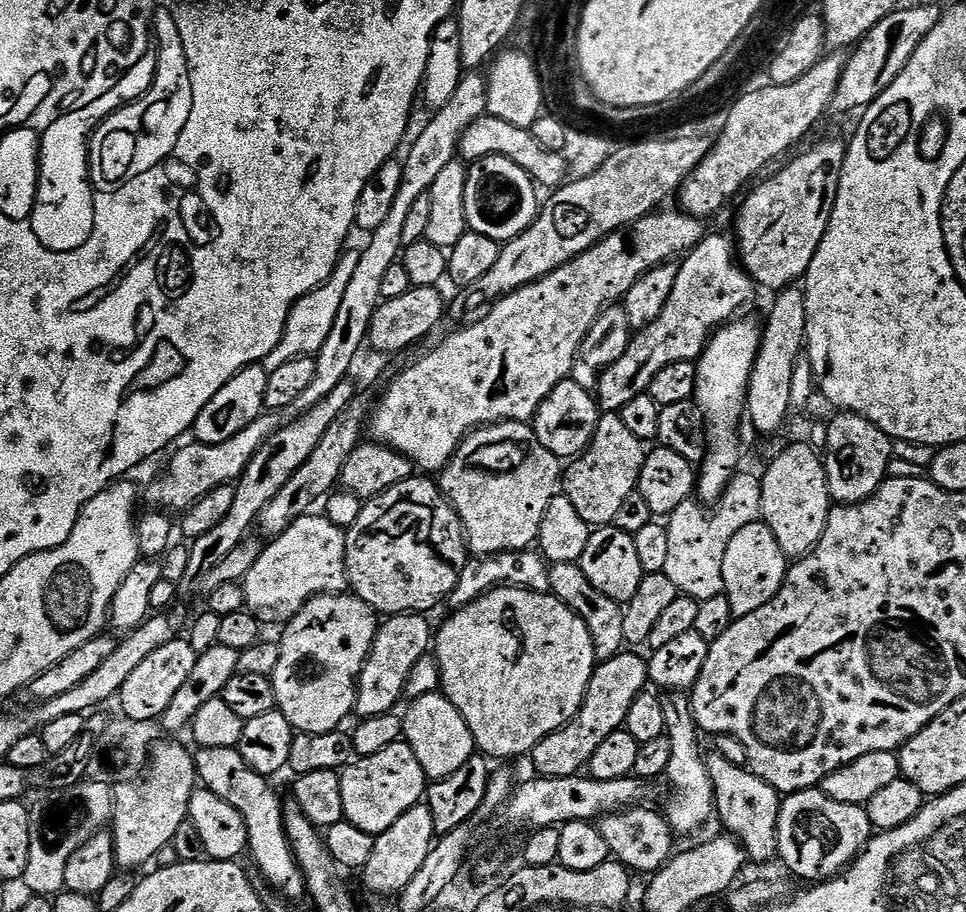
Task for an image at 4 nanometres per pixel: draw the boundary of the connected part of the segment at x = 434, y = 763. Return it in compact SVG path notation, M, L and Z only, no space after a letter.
M440 692L426 694L407 706L408 713L402 716L403 739L414 750L414 758L418 758L418 766L422 766L429 781L441 780L454 774L454 770L459 770L477 751L470 726L466 726L462 714L458 714L456 707Z

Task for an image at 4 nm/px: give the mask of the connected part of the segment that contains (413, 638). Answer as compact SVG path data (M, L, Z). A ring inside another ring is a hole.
M402 612L392 614L388 620L379 625L368 661L360 672L360 679L356 681L357 717L377 716L393 711L399 700L405 699L404 687L410 678L410 670L414 670L414 662L418 658L429 655L430 645L434 640L434 628L428 625L429 617L419 612Z

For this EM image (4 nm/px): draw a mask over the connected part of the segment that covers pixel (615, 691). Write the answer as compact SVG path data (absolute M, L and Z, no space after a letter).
M622 650L614 658L599 661L575 718L563 728L542 738L542 742L532 748L530 761L540 771L537 773L541 777L574 776L583 773L590 758L594 758L594 750L602 746L602 741L627 725L634 698L638 698L638 694L645 691L650 684L648 660L636 652L639 651Z

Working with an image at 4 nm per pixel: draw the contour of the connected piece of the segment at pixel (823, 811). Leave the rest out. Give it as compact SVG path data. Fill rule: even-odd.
M819 787L807 788L783 797L780 805L780 817L776 820L776 841L779 863L784 863L796 876L808 882L823 882L839 876L844 869L864 851L872 839L874 829L868 817L867 807L859 804L836 802Z

